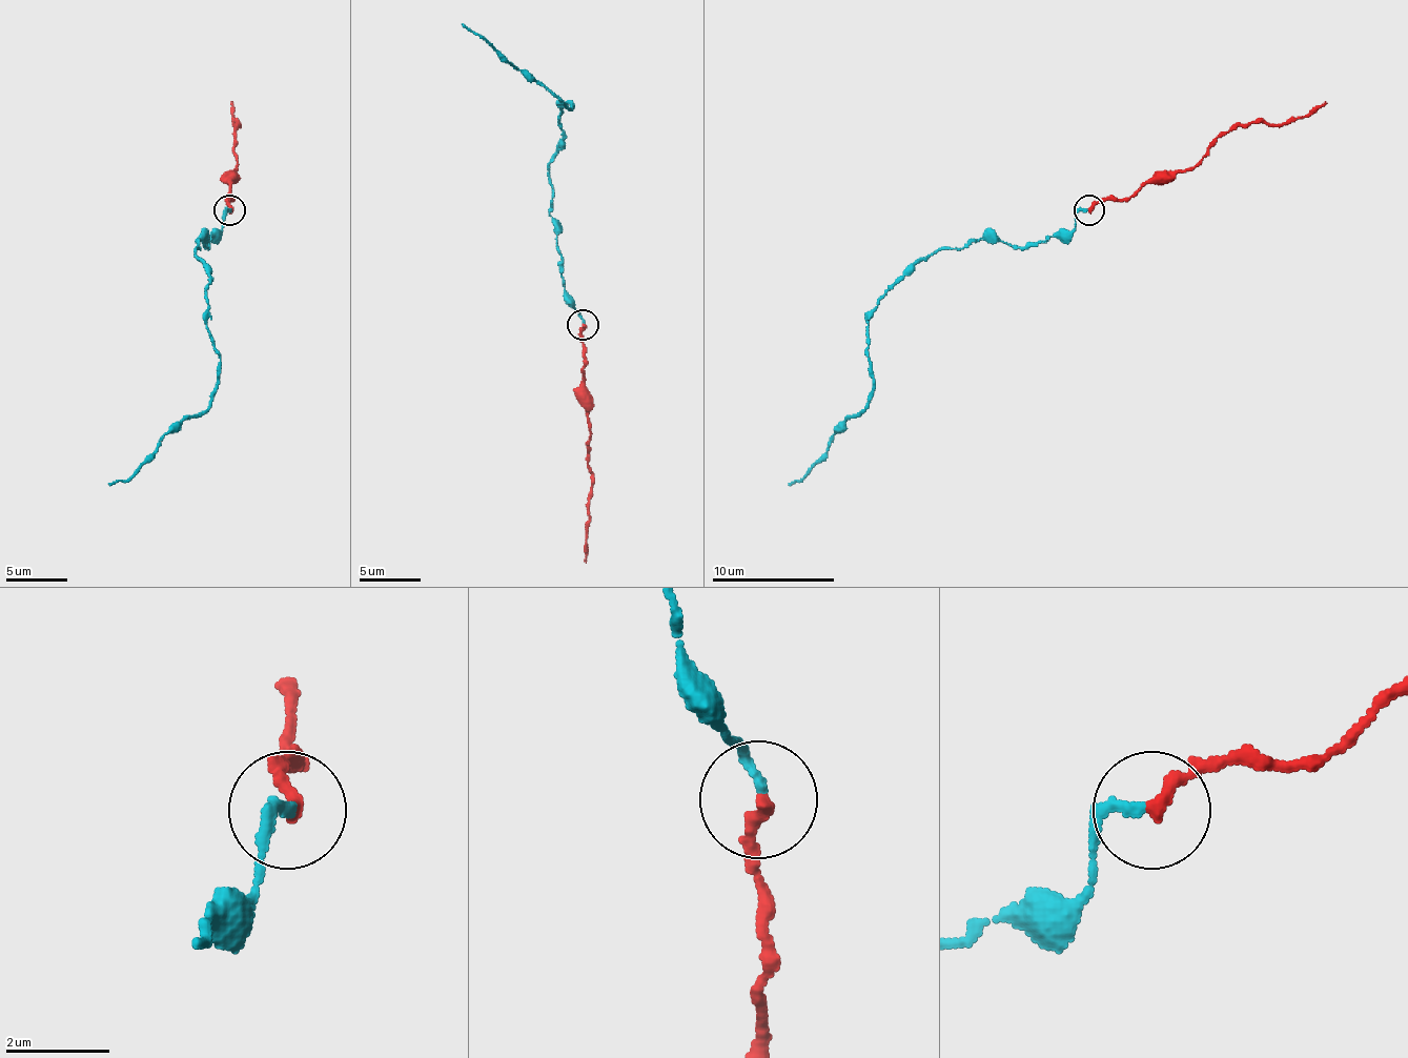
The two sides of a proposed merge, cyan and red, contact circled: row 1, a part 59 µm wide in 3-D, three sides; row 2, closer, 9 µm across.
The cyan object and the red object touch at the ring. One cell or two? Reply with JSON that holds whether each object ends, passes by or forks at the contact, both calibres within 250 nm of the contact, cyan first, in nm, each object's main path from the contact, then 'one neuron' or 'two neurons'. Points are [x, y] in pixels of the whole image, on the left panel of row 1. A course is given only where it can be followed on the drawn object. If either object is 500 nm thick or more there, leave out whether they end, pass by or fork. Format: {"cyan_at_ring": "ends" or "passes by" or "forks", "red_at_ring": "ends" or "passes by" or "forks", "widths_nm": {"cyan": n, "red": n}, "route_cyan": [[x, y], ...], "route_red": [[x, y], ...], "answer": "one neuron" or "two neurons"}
{"cyan_at_ring": "ends", "red_at_ring": "ends", "widths_nm": {"cyan": 180, "red": 280}, "route_cyan": [[230, 210], [208, 247], [200, 239], [197, 247], [218, 355], [211, 404], [178, 423], [126, 481], [107, 484]], "route_red": [[230, 210], [230, 183], [237, 168], [233, 131], [239, 125], [237, 125], [230, 100]], "answer": "one neuron"}

